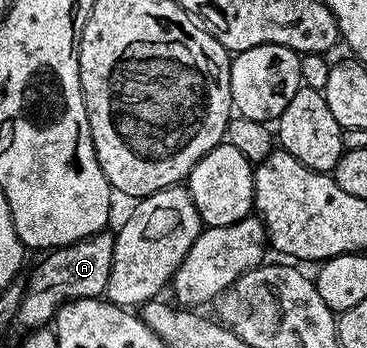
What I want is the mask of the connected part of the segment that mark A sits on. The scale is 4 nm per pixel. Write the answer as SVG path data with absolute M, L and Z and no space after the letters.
M104 230L84 240L78 240L76 244L70 244L64 248L52 248L47 256L31 272L31 277L25 280L23 297L19 303L18 323L24 324L27 330L38 330L50 325L55 319L55 311L68 300L89 300L99 298L106 293L109 282L109 270L113 266L113 246L115 237L110 231Z

